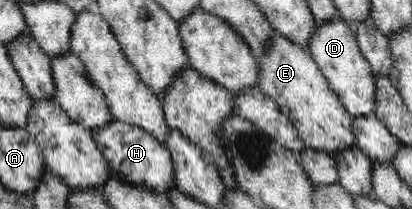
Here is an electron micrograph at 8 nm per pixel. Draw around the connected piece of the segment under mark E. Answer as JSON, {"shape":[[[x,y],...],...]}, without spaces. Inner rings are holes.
{"shape":[[[277,31],[266,46],[260,62],[260,86],[258,90],[275,100],[280,111],[292,121],[297,134],[312,149],[334,158],[341,149],[357,147],[353,131],[352,115],[346,111],[338,95],[330,88],[324,73],[316,64],[308,47],[289,42]]]}

